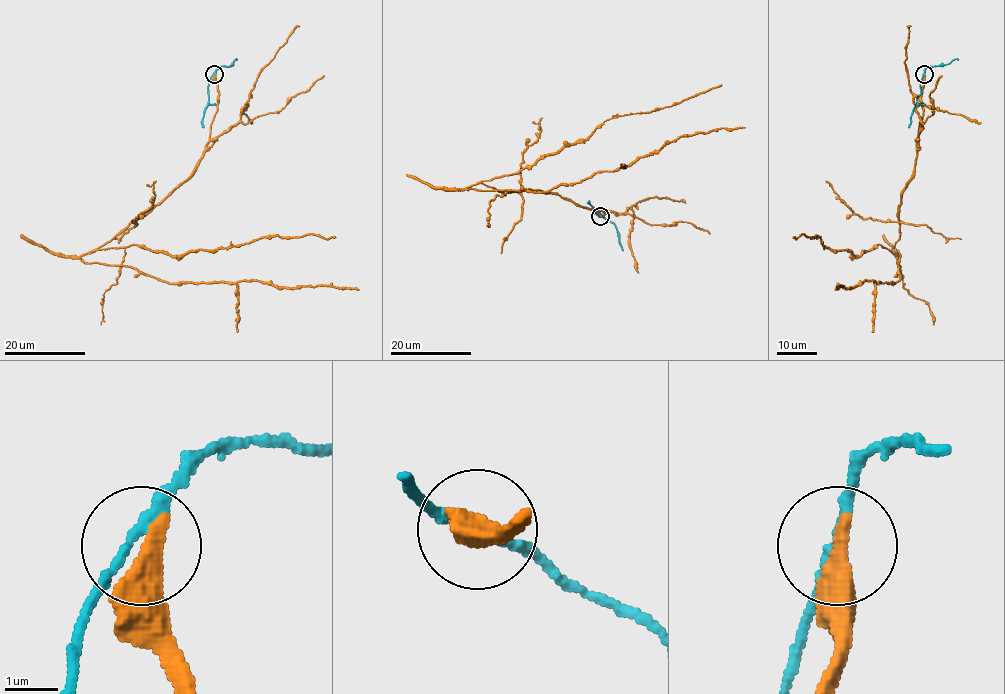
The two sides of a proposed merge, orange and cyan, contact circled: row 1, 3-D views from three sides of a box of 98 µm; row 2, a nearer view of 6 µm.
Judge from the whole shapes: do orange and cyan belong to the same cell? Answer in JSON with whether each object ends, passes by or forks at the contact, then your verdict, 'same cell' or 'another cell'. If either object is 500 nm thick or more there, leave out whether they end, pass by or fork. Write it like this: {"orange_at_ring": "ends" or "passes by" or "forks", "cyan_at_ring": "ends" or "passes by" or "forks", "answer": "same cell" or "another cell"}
{"orange_at_ring": "ends", "cyan_at_ring": "passes by", "answer": "another cell"}

